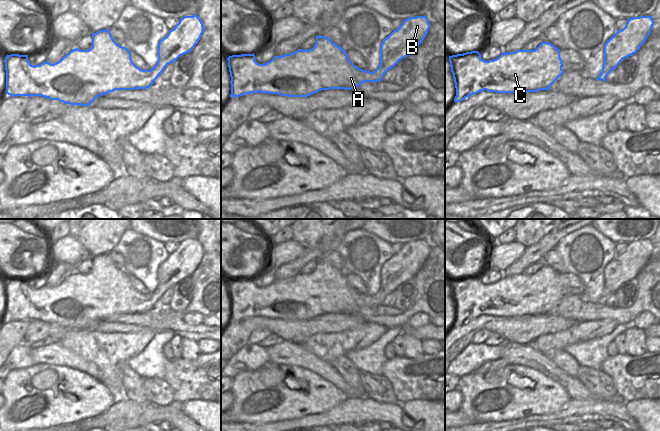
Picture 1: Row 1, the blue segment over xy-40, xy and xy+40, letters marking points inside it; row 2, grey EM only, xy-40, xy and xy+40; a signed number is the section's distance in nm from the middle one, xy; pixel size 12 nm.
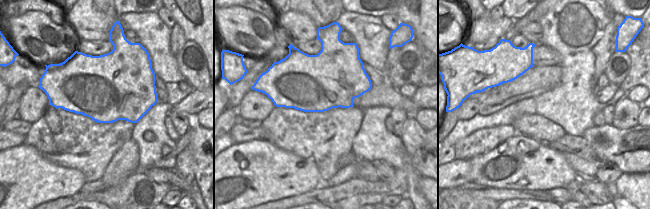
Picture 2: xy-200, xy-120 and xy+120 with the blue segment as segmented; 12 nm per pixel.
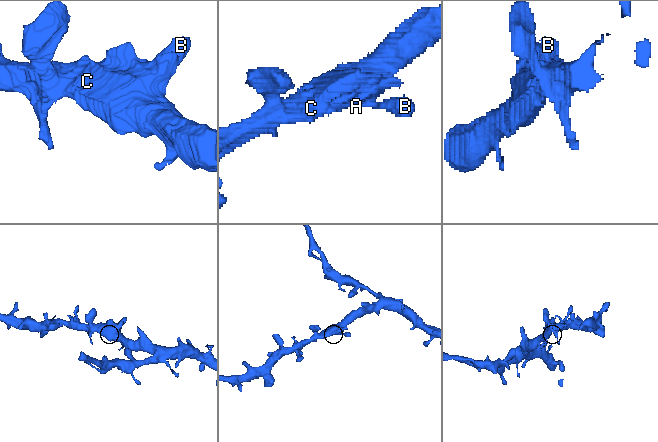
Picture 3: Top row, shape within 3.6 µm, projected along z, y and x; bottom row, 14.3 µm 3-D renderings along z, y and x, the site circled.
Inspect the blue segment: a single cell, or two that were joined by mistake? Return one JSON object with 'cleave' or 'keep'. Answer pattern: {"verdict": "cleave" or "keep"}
{"verdict": "keep"}

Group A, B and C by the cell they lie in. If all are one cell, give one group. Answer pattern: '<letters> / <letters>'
A B C

